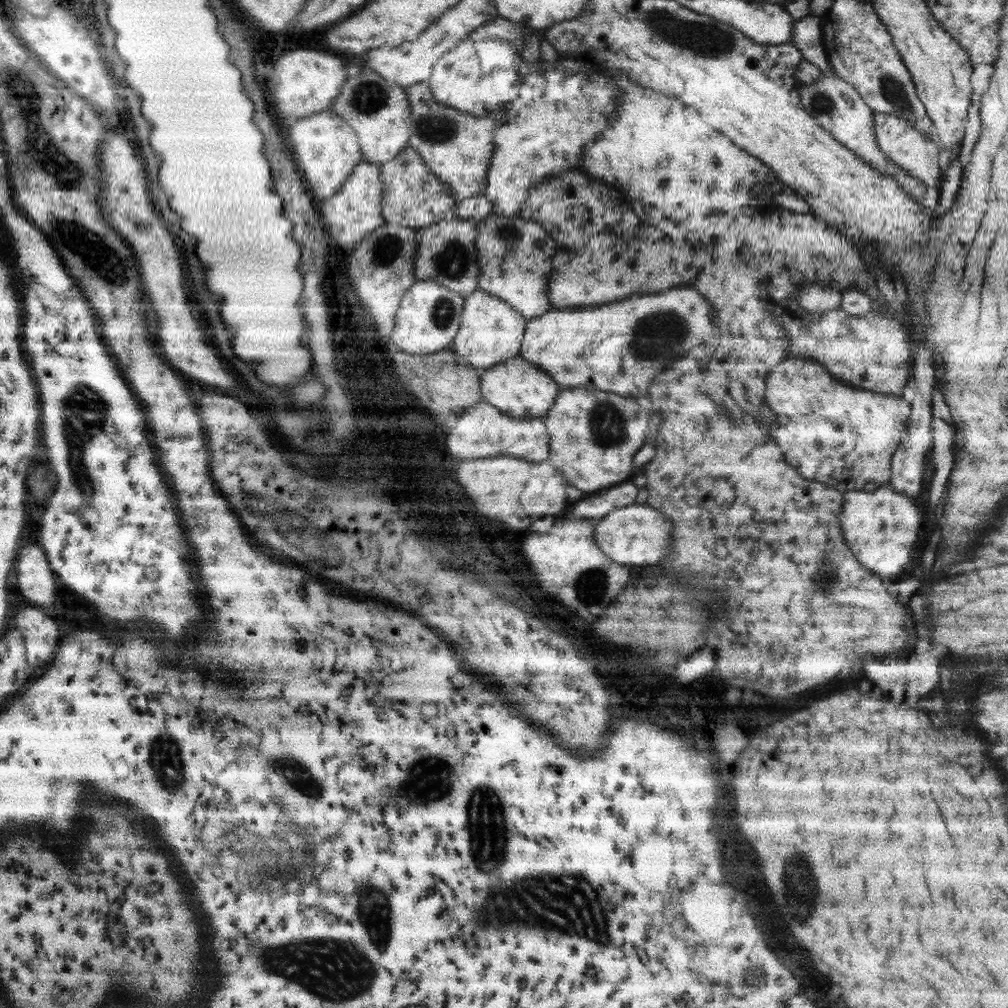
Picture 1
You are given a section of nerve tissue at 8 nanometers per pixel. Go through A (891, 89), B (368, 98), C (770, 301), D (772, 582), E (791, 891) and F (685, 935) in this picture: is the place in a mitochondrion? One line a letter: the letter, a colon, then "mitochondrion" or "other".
A: mitochondrion
B: mitochondrion
C: other
D: other
E: mitochondrion
F: mitochondrion

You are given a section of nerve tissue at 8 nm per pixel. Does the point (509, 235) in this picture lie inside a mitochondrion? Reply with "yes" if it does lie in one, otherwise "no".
yes

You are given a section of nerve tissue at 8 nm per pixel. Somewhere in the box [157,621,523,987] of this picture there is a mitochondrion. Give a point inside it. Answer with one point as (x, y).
(374, 913)

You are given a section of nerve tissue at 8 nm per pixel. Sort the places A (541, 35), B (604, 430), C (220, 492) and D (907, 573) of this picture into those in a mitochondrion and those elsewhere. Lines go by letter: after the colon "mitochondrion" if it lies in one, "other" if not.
A: other
B: mitochondrion
C: other
D: other

